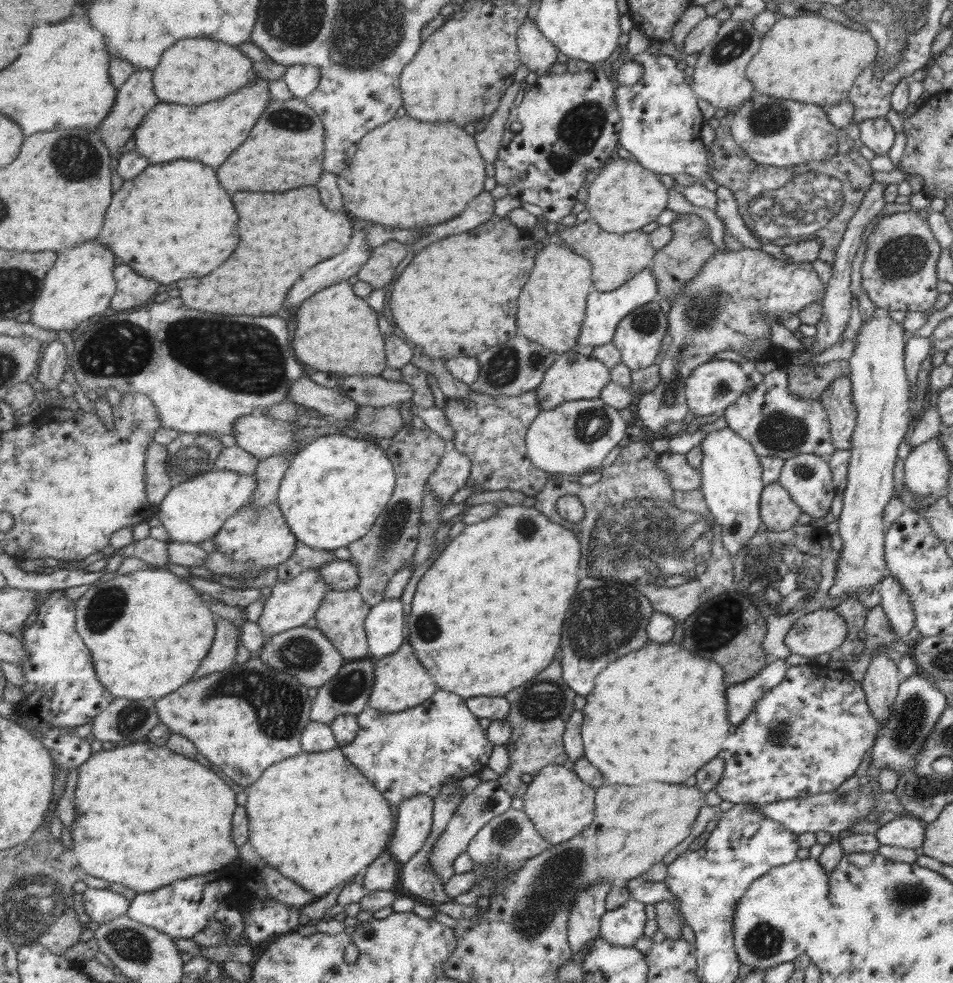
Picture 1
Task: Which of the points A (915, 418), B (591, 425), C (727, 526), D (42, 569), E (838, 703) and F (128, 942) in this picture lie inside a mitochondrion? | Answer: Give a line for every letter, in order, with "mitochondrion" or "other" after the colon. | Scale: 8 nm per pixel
A: other
B: mitochondrion
C: mitochondrion
D: other
E: other
F: mitochondrion

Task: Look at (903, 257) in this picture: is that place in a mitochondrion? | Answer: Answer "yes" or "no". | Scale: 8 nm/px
yes

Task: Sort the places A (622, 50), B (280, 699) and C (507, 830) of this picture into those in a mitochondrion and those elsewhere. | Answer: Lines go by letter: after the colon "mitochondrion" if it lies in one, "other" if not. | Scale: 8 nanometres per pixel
A: other
B: mitochondrion
C: mitochondrion

